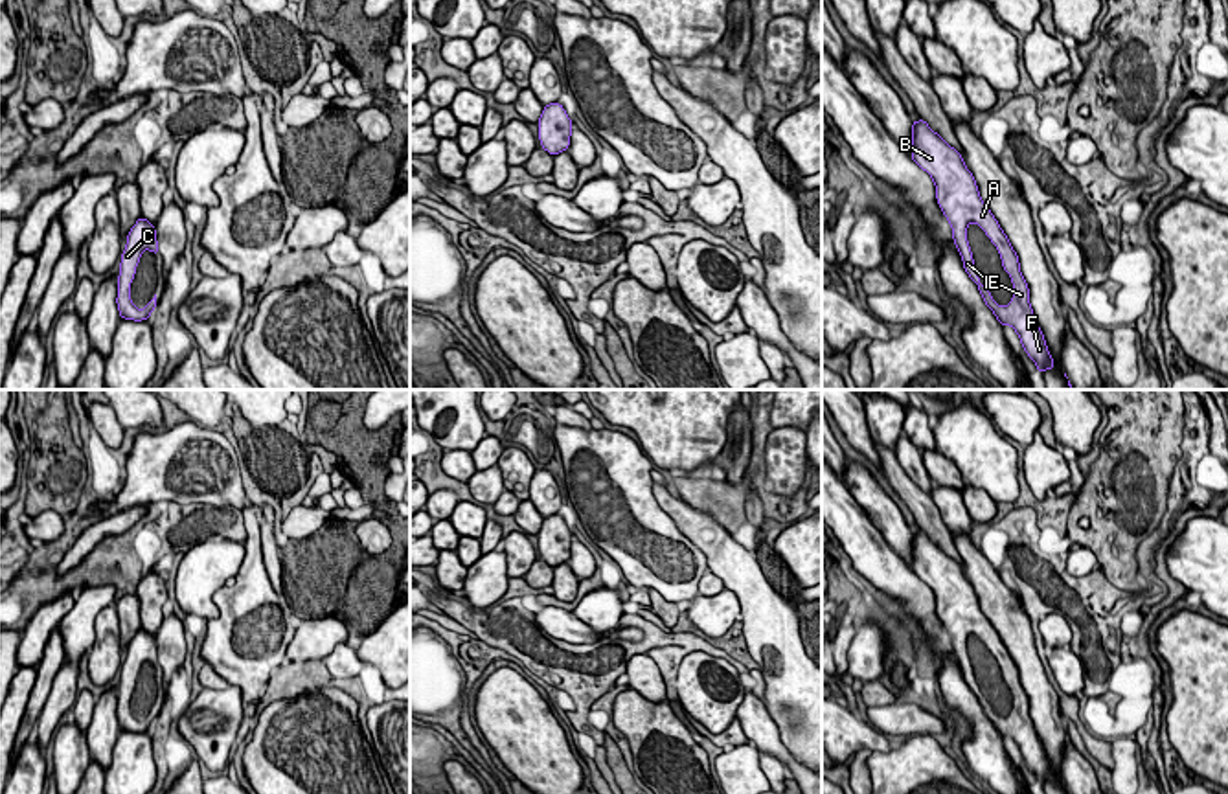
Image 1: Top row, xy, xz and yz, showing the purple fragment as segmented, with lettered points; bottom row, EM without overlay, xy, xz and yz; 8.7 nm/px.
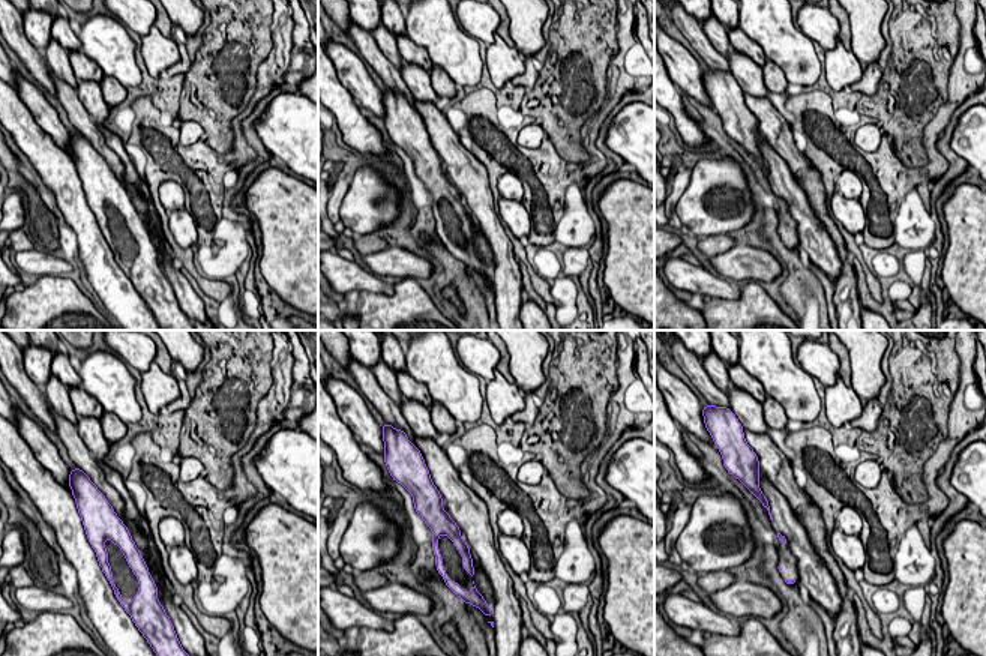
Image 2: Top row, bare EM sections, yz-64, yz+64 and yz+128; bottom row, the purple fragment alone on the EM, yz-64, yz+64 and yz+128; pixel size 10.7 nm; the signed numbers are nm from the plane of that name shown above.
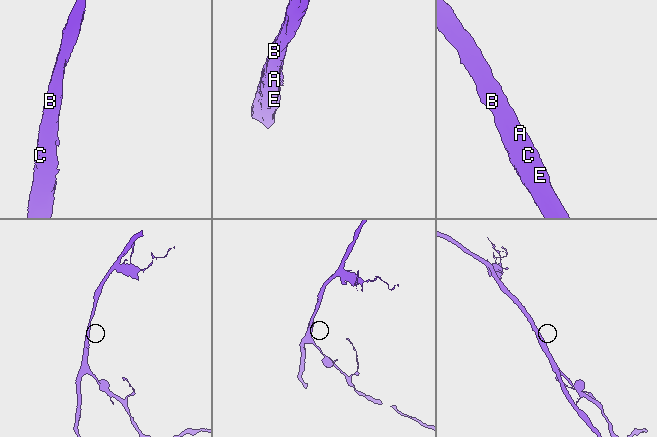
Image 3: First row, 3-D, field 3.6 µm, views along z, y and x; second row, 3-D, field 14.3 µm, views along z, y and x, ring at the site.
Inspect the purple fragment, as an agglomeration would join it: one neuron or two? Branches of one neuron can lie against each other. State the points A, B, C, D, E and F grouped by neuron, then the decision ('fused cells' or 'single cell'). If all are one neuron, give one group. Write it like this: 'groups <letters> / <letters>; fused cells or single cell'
groups A B C D E F; single cell

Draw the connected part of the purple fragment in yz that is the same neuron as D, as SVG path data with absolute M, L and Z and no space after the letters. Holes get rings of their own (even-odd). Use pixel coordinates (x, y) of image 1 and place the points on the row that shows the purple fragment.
M923 118L912 121L912 143L910 156L930 175L936 186L938 206L950 222L952 239L961 255L963 268L976 283L985 305L993 311L1002 327L1011 325L1015 329L1022 349L1040 373L1055 368L1029 303L1031 296L1020 272L1018 255L991 210L984 204L976 180L963 164L961 154L934 132ZM971 222L978 224L996 246L1002 267L1011 278L1013 298L1006 307L998 305L984 283L978 281L980 276L967 241L967 226Z

